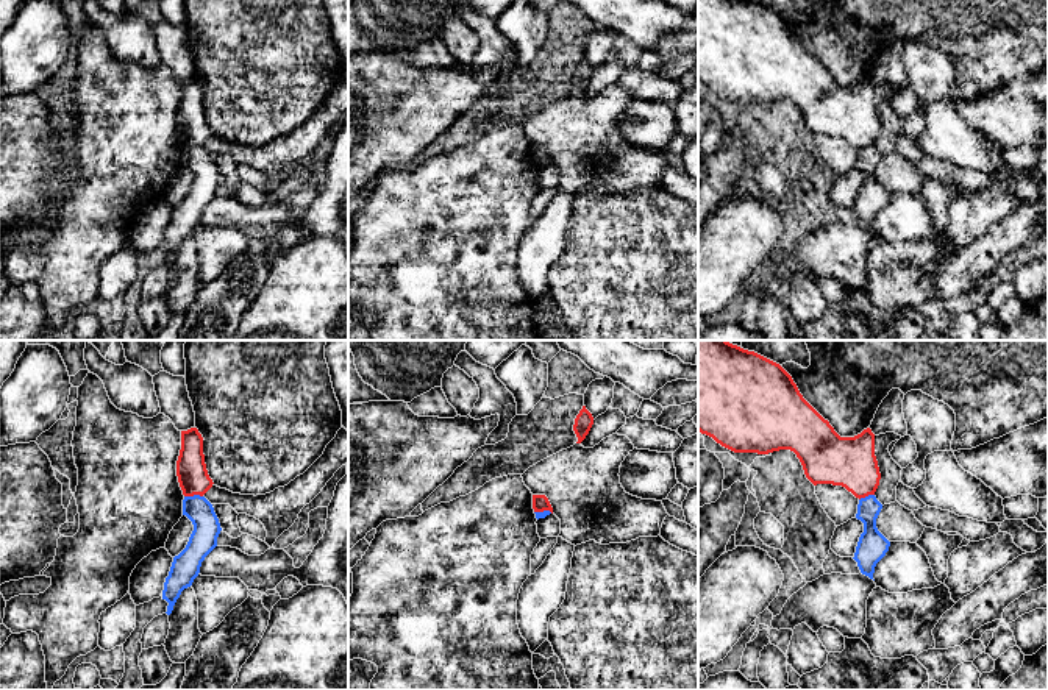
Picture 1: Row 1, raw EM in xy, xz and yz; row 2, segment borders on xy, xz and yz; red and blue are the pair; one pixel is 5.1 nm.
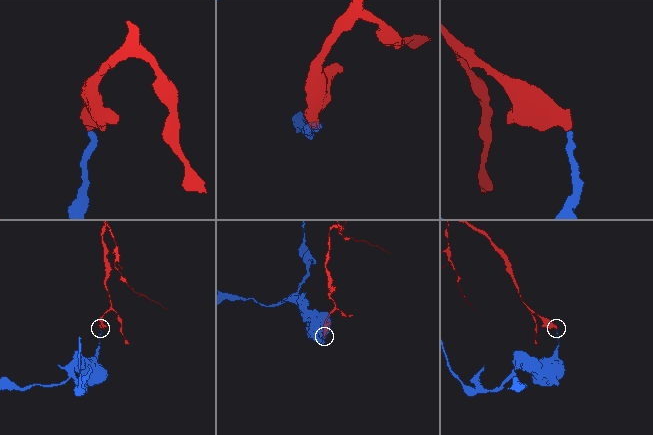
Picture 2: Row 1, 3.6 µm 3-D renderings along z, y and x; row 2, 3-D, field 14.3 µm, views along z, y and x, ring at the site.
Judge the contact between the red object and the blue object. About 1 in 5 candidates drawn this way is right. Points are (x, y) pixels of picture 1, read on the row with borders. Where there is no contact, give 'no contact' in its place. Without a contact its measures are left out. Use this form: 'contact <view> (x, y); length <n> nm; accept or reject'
contact xy (192, 495); length 100 nm; reject

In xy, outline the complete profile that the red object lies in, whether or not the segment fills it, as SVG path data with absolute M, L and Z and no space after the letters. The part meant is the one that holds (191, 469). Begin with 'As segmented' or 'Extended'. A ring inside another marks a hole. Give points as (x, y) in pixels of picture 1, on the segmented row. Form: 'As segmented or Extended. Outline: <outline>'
As segmented. Outline: M197 428L181 431L176 476L184 496L203 496L214 484L206 470L203 437Z

